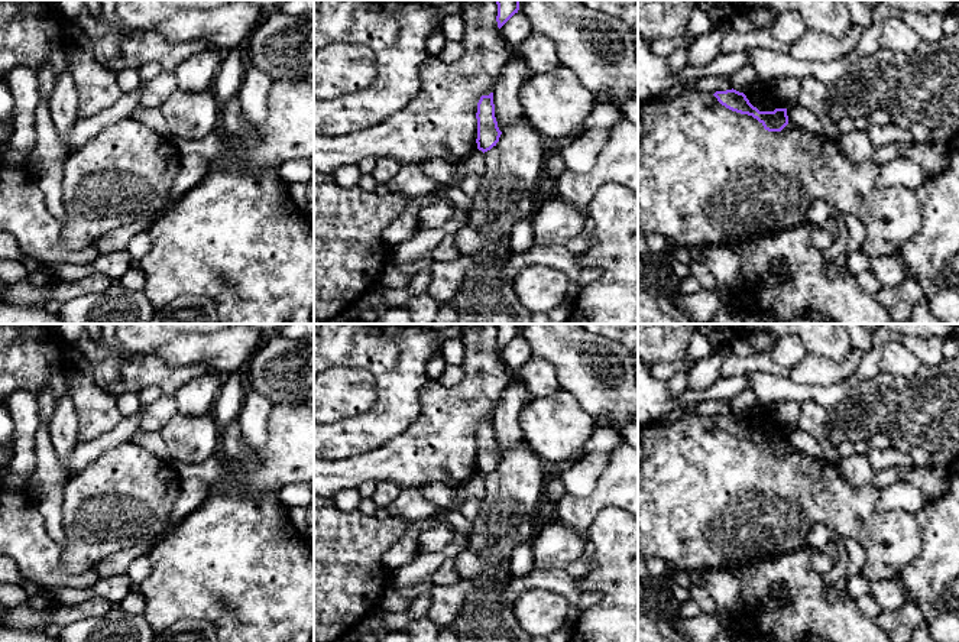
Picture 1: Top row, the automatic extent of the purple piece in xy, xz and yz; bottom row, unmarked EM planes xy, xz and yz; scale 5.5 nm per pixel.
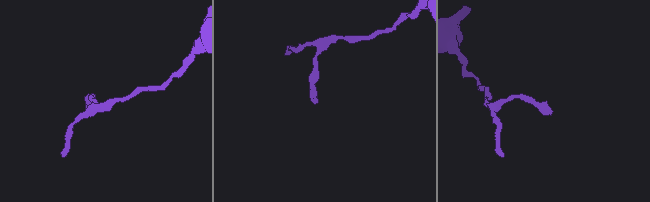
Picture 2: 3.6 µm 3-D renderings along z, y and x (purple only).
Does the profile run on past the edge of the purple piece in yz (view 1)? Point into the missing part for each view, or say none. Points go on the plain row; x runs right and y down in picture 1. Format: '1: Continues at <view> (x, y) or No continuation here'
1: No continuation here

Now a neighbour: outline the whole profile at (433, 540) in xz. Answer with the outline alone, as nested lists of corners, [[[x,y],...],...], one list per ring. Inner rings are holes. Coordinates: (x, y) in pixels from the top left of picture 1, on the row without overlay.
[[[438,523],[432,528],[422,529],[417,536],[418,552],[440,552],[447,548],[454,538],[456,528]]]

